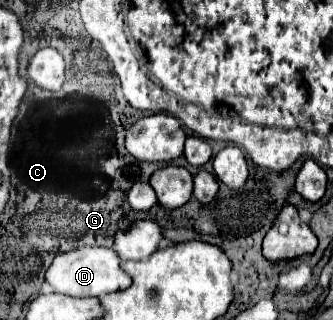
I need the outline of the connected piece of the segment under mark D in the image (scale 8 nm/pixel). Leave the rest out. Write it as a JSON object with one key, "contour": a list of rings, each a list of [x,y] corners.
{"contour":[[[80,247],[68,253],[58,253],[44,279],[54,289],[54,293],[70,297],[100,297],[112,291],[122,291],[132,283],[132,279],[120,269],[118,255],[104,247]]]}

